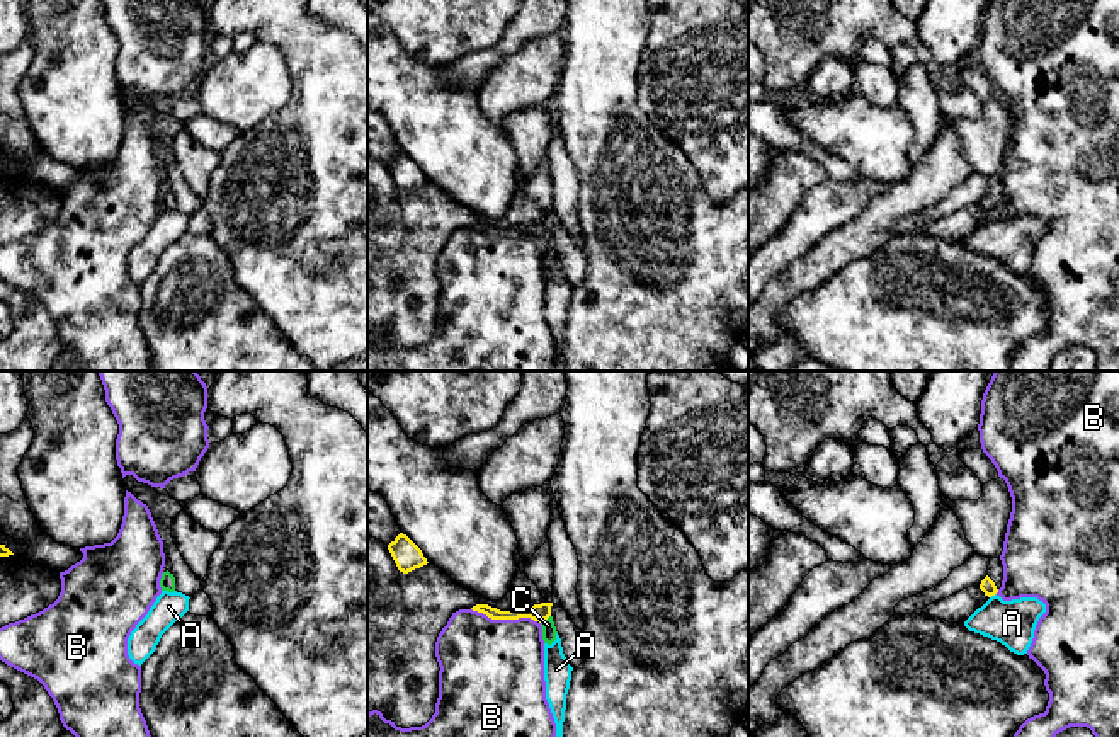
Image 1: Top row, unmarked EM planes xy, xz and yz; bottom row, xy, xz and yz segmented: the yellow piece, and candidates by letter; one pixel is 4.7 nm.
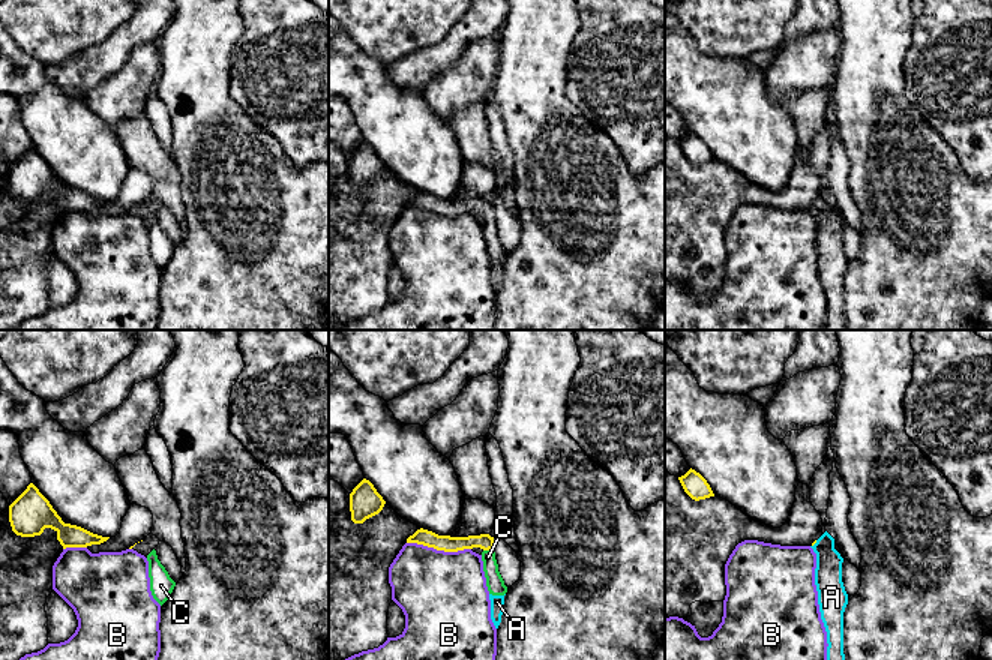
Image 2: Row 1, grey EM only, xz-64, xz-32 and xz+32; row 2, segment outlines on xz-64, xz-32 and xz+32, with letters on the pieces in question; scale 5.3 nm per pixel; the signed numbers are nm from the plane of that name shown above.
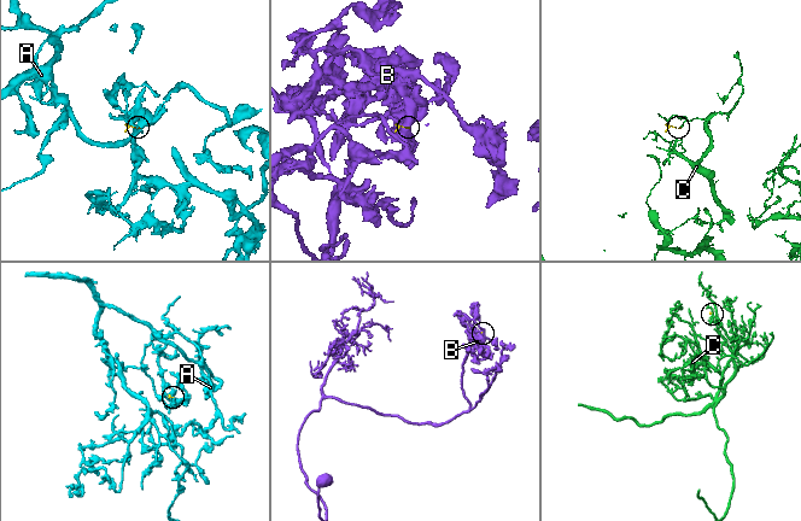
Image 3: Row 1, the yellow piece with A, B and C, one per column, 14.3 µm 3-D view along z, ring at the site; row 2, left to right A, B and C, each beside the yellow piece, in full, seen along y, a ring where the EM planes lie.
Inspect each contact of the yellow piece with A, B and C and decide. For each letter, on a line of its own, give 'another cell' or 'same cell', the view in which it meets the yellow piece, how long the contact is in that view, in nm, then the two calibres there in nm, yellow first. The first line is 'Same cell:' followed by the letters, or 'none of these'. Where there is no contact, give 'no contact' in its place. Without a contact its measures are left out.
Same cell: C
A: another cell; contact in yz; length 40 nm; calibres 70 and 220 nm
B: another cell; contact in xz; length 320 nm; calibres 80 and 480 nm
C: same cell; contact in xz; length 70 nm; calibres 80 and 70 nm

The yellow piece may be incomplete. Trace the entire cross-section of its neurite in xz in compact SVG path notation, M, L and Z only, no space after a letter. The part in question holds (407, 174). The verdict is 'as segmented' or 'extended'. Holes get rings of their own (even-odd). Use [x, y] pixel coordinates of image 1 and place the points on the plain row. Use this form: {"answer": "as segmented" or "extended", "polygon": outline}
{"answer": "as segmented", "polygon": "M400 151L389 163L388 169L400 191L408 192L415 187L427 184L427 177L422 169L403 151Z"}

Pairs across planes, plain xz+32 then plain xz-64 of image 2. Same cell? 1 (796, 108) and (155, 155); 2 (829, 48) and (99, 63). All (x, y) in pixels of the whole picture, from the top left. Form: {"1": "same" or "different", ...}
{"1": "same", "2": "different"}

